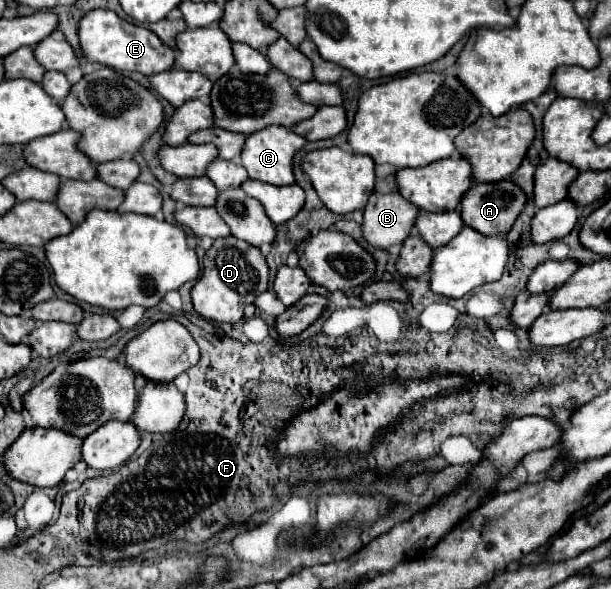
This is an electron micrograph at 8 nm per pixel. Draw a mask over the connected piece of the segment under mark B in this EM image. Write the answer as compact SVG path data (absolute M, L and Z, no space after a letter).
M391 173L377 181L363 215L365 215L365 221L363 221L365 239L379 249L389 249L391 245L403 243L409 237L409 233L413 231L413 225L415 225L415 217L419 215L419 209L415 209L415 205L411 205L411 201L407 201L399 193L399 189L395 185L395 173Z

